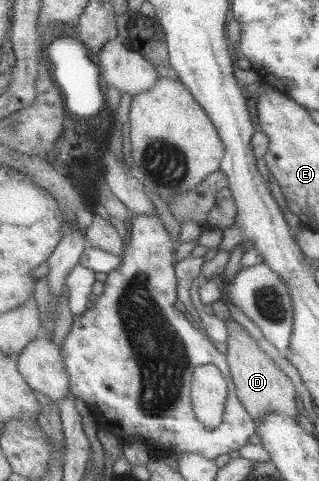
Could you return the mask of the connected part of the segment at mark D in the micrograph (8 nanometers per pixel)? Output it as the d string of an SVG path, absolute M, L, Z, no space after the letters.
M233 317L224 320L228 330L226 340L227 353L226 359L236 386L236 393L241 401L241 404L247 409L247 412L252 416L253 420L258 423L258 420L267 413L278 412L297 418L297 394L295 386L289 376L279 367L278 364L259 347L255 338Z

